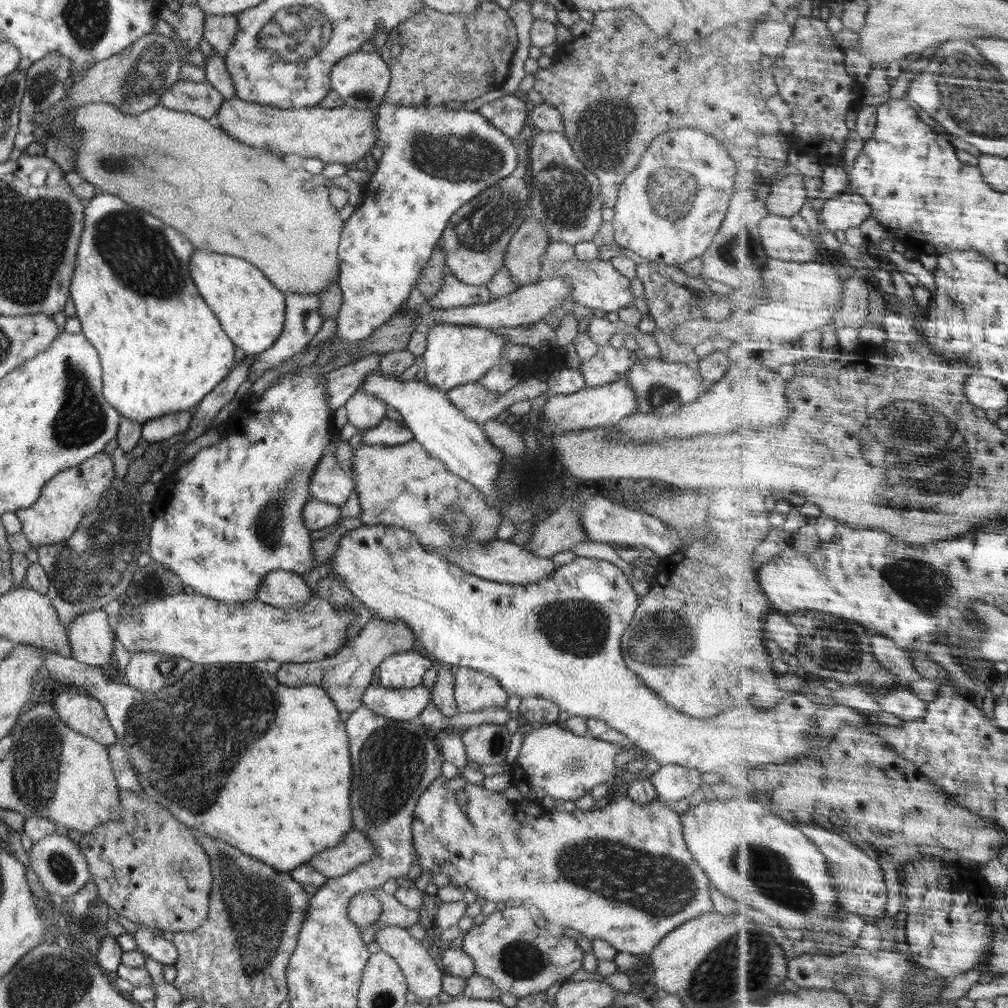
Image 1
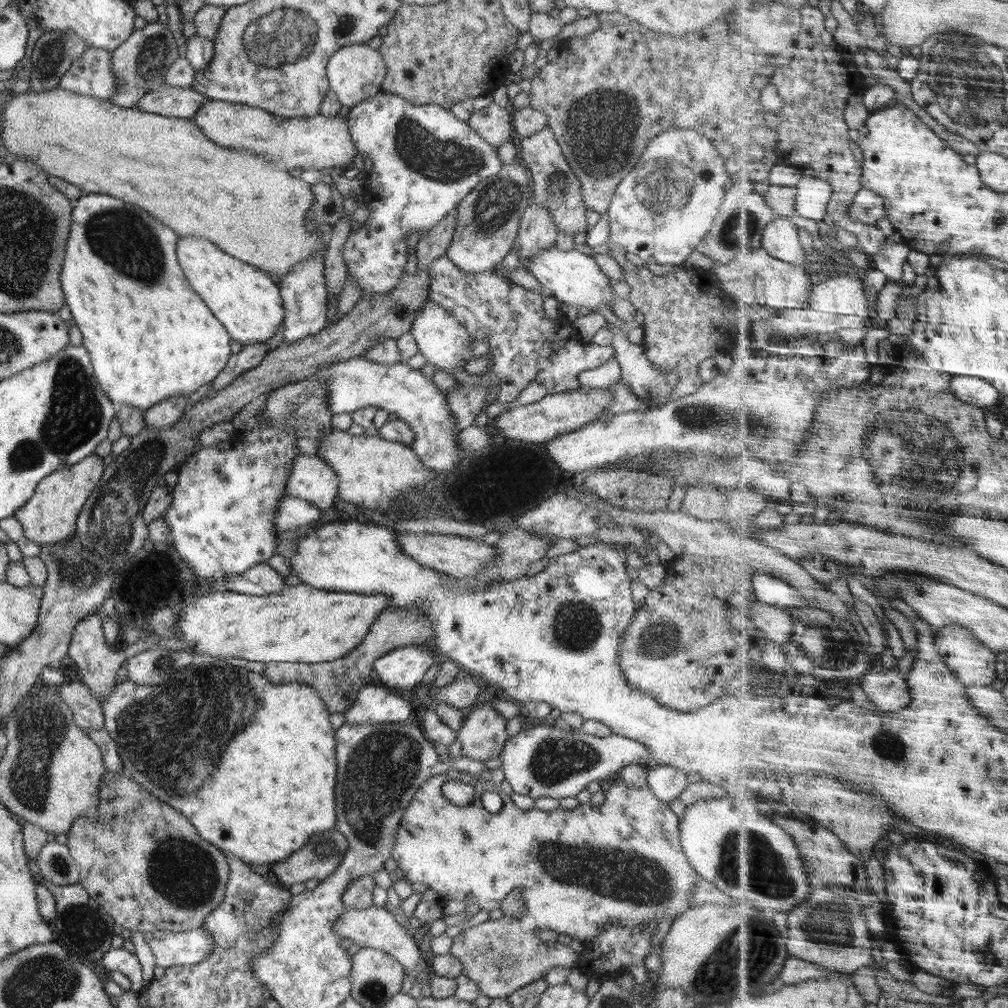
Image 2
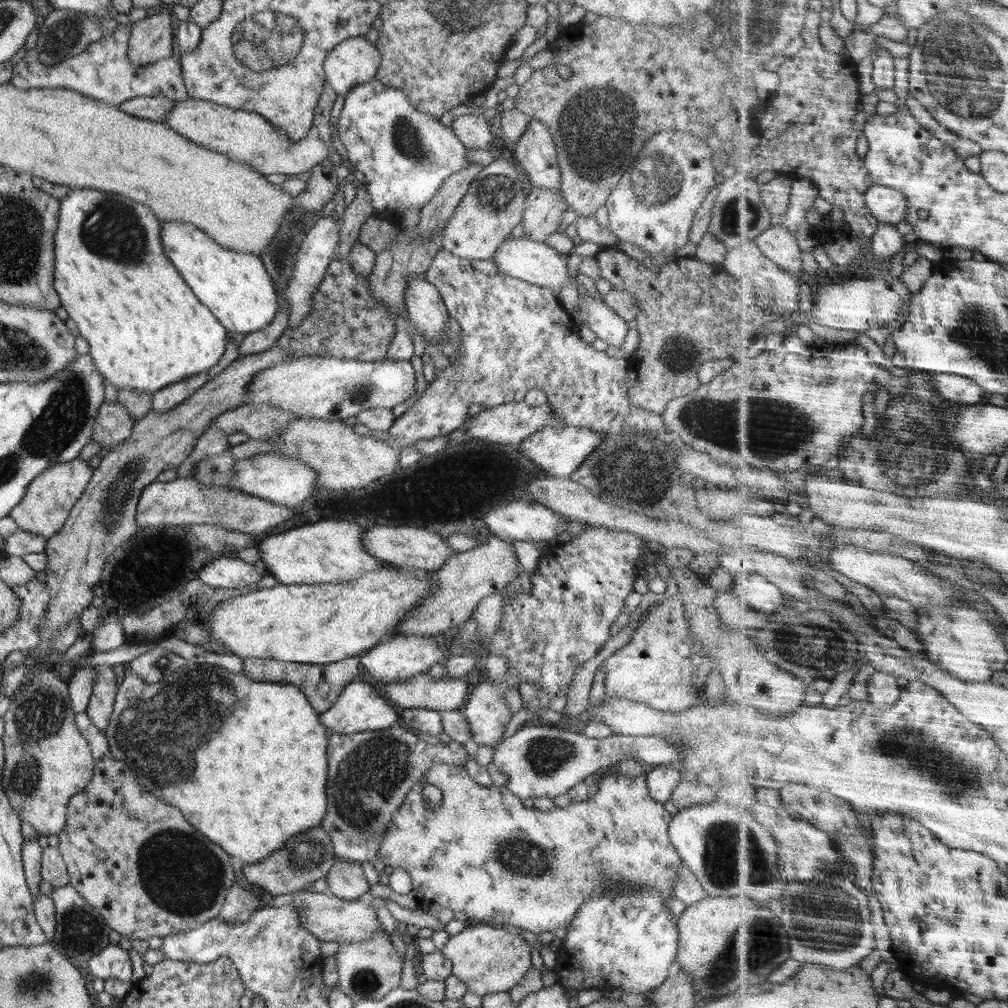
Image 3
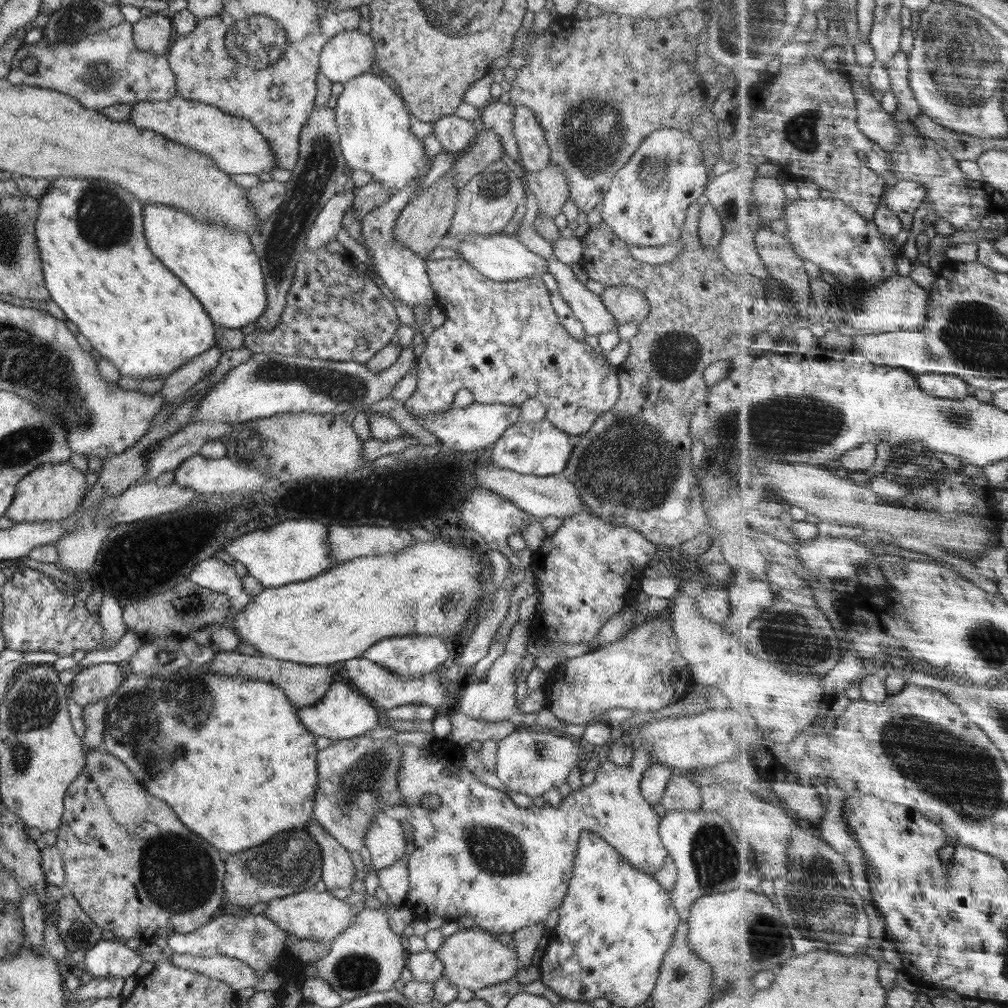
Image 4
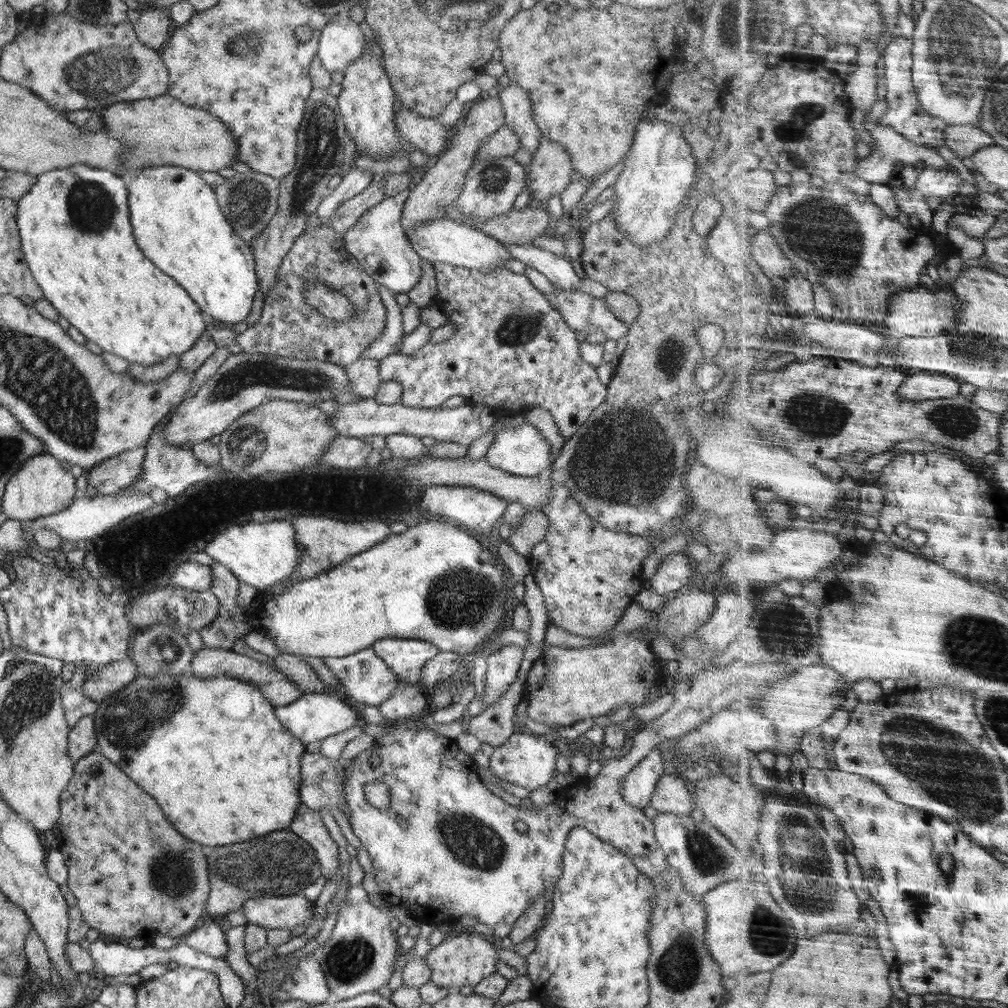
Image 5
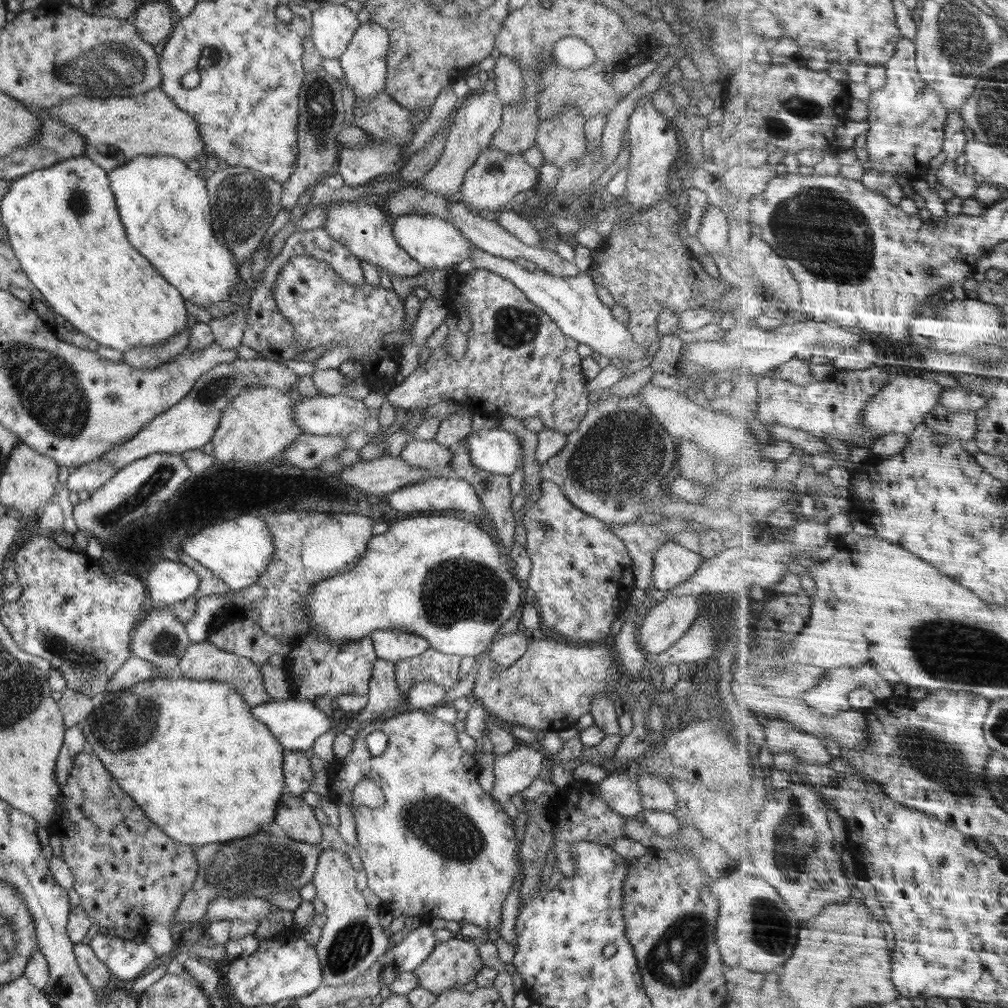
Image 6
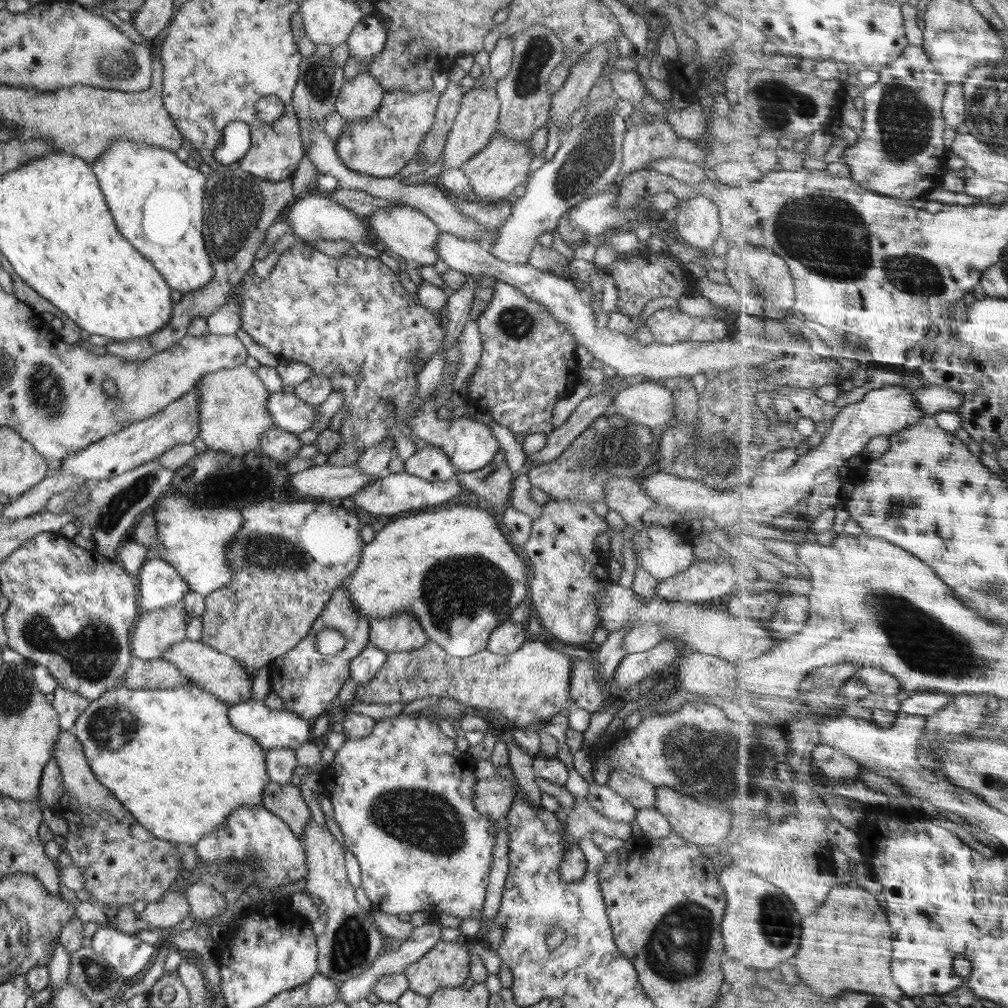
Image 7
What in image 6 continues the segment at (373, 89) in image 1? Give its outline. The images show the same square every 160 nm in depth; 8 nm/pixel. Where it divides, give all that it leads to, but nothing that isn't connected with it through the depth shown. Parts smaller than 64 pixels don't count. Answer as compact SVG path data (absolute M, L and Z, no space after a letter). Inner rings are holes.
M327 4L322 8L311 11L311 41L323 58L340 58L347 49L352 35L361 25L357 14L345 5Z

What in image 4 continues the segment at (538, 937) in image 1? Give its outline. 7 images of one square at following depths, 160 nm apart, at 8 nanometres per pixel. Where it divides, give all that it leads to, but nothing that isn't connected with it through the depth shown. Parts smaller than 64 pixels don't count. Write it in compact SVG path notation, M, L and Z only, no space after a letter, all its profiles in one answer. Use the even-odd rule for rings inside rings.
M477 927L461 928L456 933L446 937L444 944L435 953L443 964L441 978L449 980L458 988L469 988L471 991L514 978L520 964L515 949L510 949L508 945L500 943L498 936L490 931Z

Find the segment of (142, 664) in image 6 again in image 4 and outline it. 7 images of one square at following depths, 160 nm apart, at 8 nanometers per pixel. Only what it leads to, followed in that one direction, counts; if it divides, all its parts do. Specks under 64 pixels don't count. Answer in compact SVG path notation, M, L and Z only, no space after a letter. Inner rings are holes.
M106 661L83 668L74 678L71 699L83 707L112 695L124 680L124 674L118 664Z

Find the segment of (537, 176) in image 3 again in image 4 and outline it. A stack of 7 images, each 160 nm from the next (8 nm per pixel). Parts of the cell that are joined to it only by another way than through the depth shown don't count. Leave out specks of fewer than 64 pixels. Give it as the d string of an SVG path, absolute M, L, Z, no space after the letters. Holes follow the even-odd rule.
M524 105L514 107L512 132L520 153L520 166L525 172L546 168L551 160L549 146L543 128L528 107Z

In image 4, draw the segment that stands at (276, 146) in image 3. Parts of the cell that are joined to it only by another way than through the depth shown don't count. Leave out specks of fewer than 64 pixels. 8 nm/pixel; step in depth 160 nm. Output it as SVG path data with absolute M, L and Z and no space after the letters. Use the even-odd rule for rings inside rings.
M179 96L168 101L134 103L126 121L205 154L226 174L258 174L277 167L269 141L259 134L249 120L230 116L210 104L185 100Z

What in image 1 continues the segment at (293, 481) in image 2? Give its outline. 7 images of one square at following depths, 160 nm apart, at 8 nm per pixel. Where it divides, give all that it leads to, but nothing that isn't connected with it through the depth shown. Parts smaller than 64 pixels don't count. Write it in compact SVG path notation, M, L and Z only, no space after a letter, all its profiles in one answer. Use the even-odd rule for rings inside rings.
M332 454L322 455L317 462L309 482L309 496L318 499L320 502L338 505L340 507L354 492L355 484L350 475L348 475L348 472L338 464L337 458Z

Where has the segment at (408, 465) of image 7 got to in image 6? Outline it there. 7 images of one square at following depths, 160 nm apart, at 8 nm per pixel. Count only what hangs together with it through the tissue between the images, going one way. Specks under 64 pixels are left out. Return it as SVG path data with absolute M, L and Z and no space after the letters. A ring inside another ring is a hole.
M410 438L402 450L400 458L414 468L433 472L433 470L442 470L449 466L453 453L438 442Z

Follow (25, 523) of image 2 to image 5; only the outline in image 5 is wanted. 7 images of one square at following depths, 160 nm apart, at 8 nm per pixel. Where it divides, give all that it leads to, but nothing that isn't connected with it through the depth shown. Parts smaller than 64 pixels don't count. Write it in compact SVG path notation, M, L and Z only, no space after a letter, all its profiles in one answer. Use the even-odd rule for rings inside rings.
M42 453L31 456L20 465L19 470L5 484L1 500L2 512L8 519L25 523L60 512L68 508L73 498L79 495L76 492L75 480L72 473L66 471L60 465L60 460L56 460L52 455Z

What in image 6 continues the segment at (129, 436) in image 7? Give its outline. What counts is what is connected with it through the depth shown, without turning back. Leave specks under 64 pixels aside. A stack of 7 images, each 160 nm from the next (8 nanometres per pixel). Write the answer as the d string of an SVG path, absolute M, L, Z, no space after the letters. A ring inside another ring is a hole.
M240 358L235 359L232 363L224 363L214 368L210 371L203 374L200 377L196 384L192 387L189 393L178 404L174 404L171 408L160 413L158 416L155 416L148 424L144 426L132 440L118 445L109 451L106 451L101 458L105 460L108 464L113 464L116 468L124 468L128 466L131 462L135 460L146 458L151 454L156 454L156 452L165 452L165 453L181 453L190 449L202 449L206 443L209 443L212 440L212 436L216 433L216 428L220 426L220 417L221 412L224 409L227 409L228 404L233 398L236 398L236 395L240 394L241 390L244 390L246 387L257 387L258 385L268 385L272 388L277 388L282 392L285 390L293 390L298 379L302 377L296 376L294 372L291 372L282 364L282 362L274 362L272 360L248 360L244 361Z

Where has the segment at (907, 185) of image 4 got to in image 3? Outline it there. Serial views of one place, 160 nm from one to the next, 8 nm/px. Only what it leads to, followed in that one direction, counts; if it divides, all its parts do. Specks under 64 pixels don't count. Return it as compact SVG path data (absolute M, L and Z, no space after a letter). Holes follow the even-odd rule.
M873 185L867 192L867 205L872 217L880 222L900 224L909 215L909 198L900 189Z

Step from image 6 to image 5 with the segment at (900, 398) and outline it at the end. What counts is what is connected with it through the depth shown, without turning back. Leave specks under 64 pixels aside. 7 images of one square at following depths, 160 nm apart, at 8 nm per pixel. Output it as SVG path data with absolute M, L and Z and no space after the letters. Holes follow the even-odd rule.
M912 371L903 387L899 388L901 396L912 399L928 400L952 398L960 395L962 382L954 376L929 371Z

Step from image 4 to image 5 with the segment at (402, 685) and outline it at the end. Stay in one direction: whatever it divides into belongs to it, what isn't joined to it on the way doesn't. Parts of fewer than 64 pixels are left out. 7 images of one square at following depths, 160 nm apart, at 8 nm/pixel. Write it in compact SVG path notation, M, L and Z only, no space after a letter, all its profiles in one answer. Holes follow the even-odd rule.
M372 647L363 648L350 656L323 658L323 661L339 680L346 696L354 702L378 706L381 702L389 699L394 689L402 683L387 667L387 664L379 656L376 656Z

